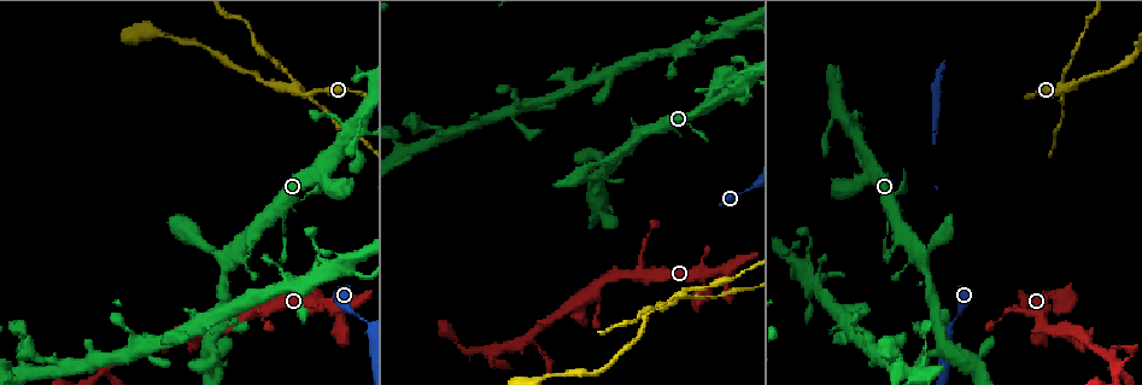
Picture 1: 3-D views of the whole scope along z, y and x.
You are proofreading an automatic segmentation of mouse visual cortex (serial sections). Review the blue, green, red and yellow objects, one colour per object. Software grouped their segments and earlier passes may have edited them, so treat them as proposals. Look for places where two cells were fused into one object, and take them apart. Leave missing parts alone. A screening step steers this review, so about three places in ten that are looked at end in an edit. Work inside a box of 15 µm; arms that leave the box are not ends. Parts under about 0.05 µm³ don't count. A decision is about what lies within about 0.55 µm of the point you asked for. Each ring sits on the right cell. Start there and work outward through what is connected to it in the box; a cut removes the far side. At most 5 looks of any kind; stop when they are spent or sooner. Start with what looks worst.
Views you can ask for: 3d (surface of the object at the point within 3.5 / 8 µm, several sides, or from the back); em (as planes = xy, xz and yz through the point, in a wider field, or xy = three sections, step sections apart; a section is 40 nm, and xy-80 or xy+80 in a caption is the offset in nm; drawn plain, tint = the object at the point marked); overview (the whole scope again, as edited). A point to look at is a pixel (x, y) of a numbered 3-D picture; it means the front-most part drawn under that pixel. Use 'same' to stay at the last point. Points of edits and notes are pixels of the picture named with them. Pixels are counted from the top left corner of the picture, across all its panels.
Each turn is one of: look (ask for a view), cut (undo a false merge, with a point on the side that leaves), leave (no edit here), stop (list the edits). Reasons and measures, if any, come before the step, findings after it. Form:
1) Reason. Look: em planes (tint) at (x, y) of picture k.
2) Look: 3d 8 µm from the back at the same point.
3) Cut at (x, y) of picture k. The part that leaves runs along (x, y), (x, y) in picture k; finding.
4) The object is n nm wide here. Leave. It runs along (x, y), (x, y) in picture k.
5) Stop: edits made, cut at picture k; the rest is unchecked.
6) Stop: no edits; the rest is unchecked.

Two arms at a narrow angle. Look: em xy step 1 (tint) at (682, 292) of picture 1.

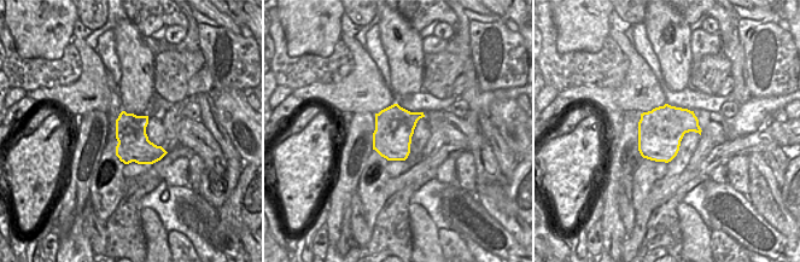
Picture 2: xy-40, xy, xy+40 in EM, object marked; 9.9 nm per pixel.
See where the arms go. Look: 3d 3.5 µm at the same point.

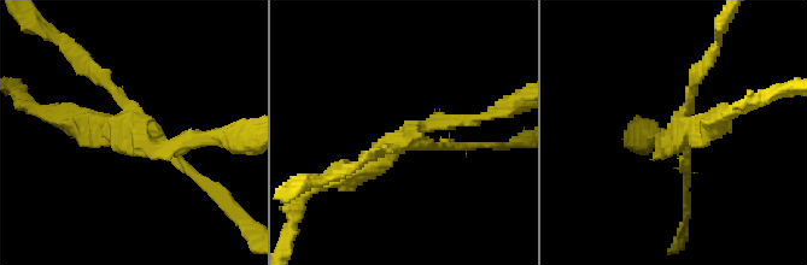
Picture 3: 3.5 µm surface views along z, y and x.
Cut at (101, 76) of picture 3. Two cells meet here.

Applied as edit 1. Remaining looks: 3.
Look: overview.

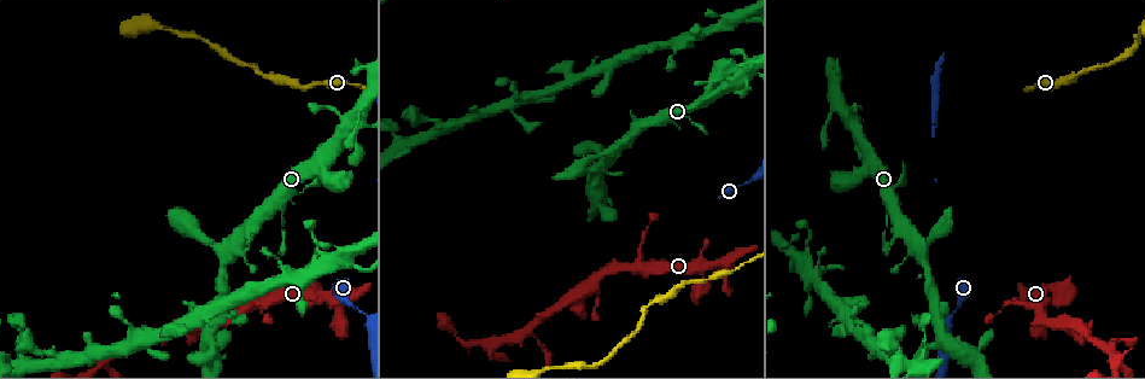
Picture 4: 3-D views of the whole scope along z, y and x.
Arms part here. Look: 3d 3.5 µm at (1101, 342) of picture 4.

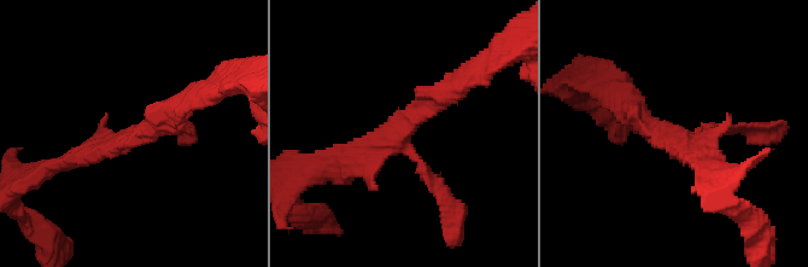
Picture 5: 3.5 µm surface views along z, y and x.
Look: em xy step 1 (tint) at (672, 137) of picture 5.

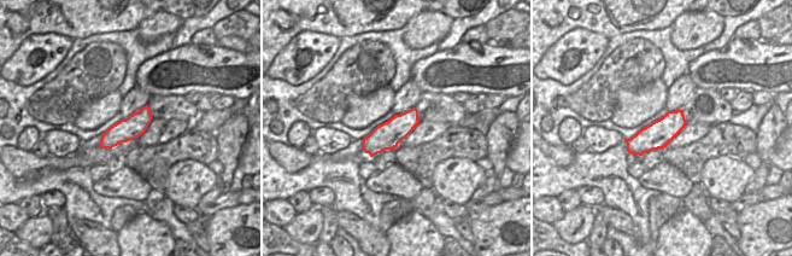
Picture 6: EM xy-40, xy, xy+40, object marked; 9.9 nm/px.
Leave. It runs along (457, 86), (357, 157), (332, 161) in picture 5; all the same cell.

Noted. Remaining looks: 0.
Stop: edits made, cut at picture 3; the rest is unchecked.

